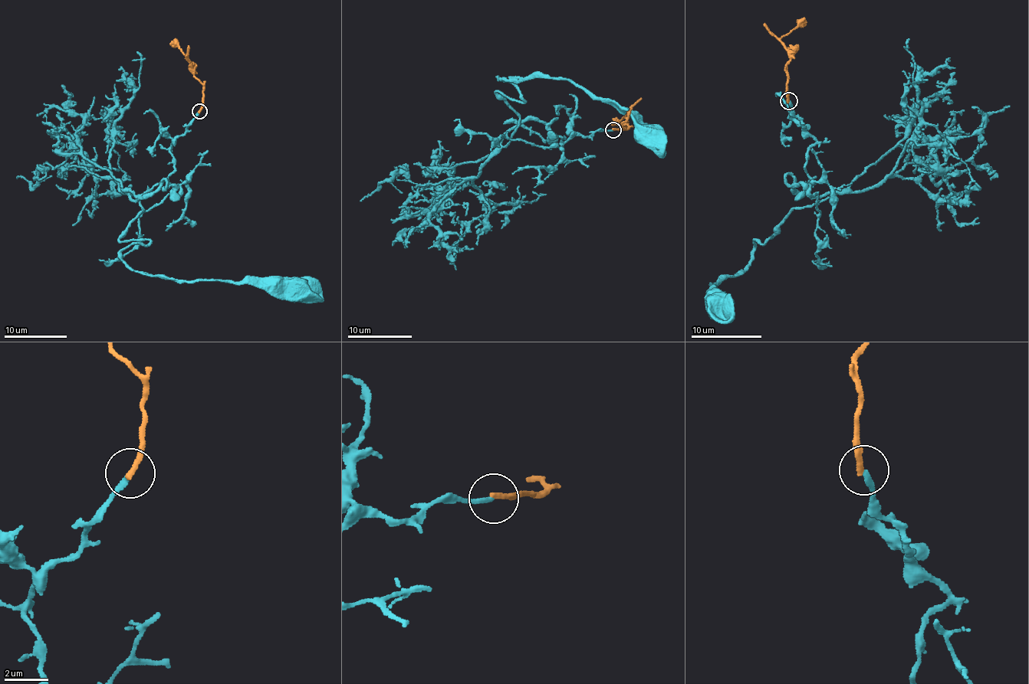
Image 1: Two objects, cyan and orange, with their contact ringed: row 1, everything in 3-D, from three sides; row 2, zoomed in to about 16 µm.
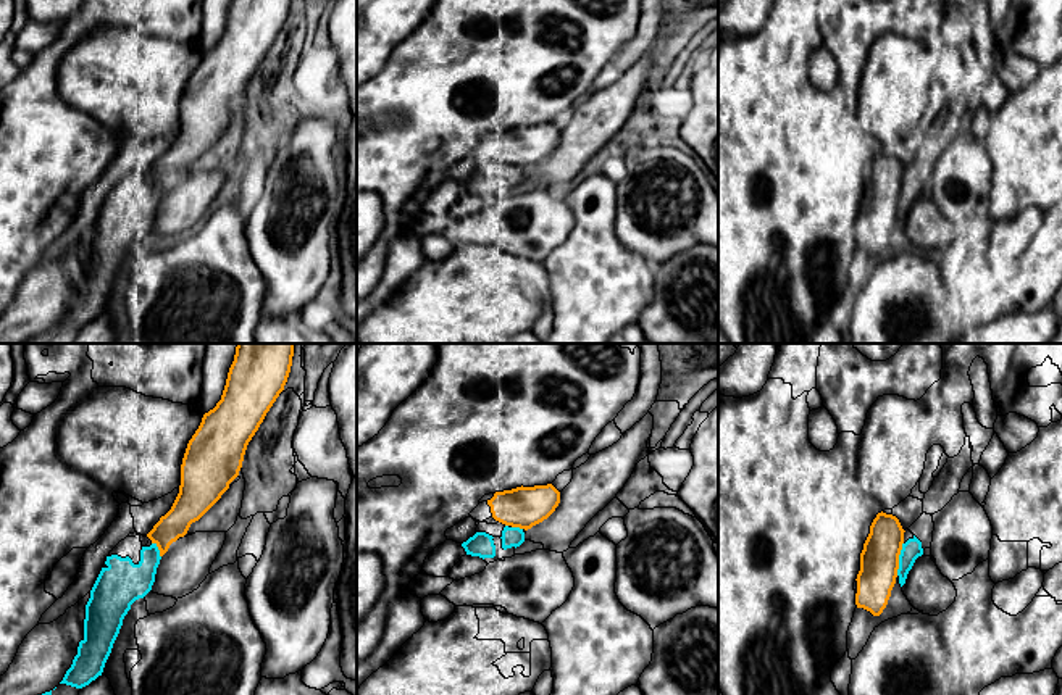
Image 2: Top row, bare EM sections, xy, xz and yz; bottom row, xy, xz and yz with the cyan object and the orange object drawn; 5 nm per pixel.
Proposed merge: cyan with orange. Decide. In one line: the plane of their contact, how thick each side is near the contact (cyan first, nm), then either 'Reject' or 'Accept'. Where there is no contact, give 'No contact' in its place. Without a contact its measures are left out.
Touches cyan in yz. Thickness 100 nm (cyan) against 190 nm. Reject

